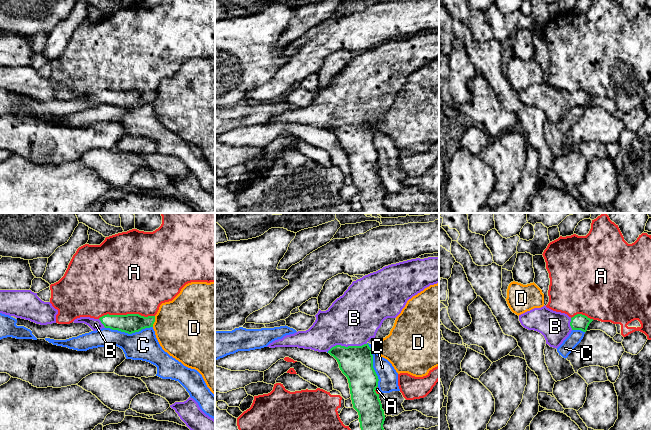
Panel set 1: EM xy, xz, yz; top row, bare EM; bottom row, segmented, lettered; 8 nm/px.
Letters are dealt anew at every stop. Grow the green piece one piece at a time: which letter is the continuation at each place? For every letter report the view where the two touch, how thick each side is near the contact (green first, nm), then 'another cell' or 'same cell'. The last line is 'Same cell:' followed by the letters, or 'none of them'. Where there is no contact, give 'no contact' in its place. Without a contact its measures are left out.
A: xy | 160/500 nm | another cell
B: xz | 280/420 nm | same cell
C: xy | 160/240 nm | another cell
D: xy | 160/480 nm | another cell
Same cell: B

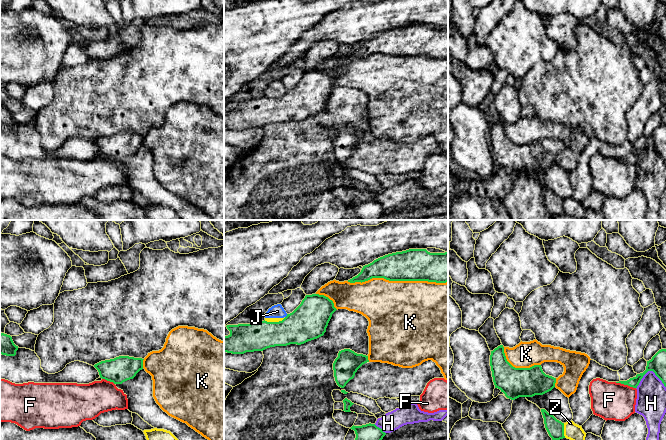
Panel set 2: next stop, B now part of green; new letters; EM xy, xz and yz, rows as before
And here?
F: yz | 80/300 nm | another cell
H: yz | 140/240 nm | another cell
J: xz | 300/110 nm | another cell
K: xz | 260/500 nm | another cell
Z: xz | 280/30 nm | another cell
Same cell: none of them

